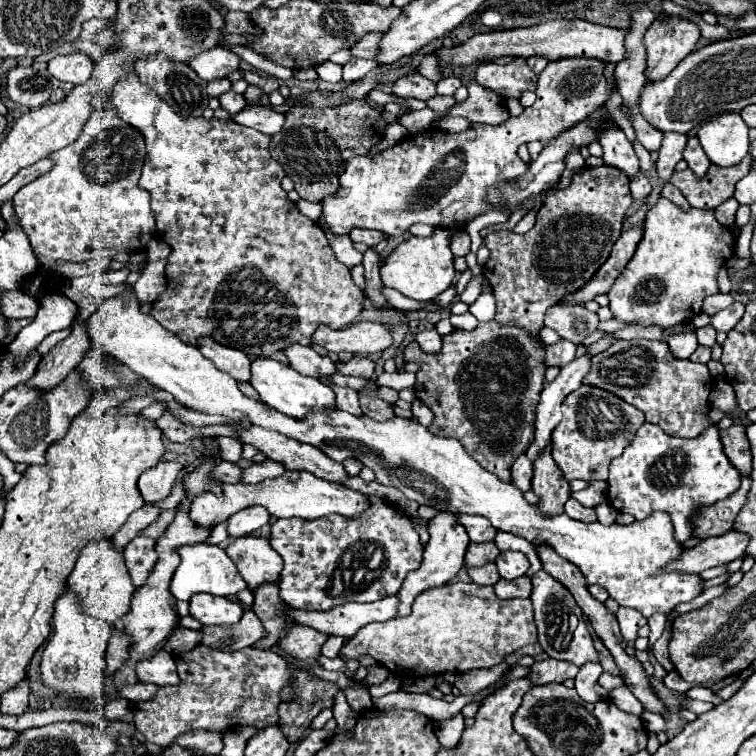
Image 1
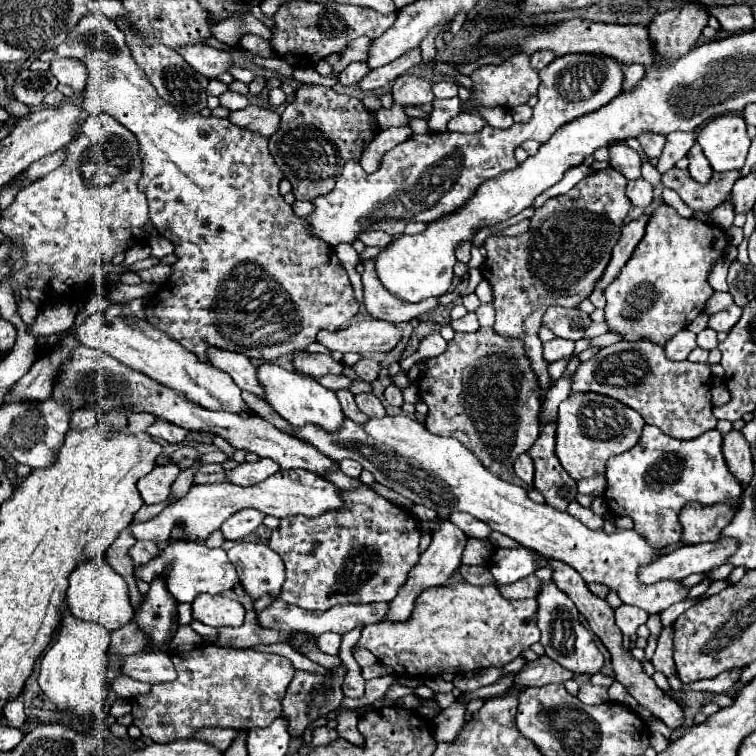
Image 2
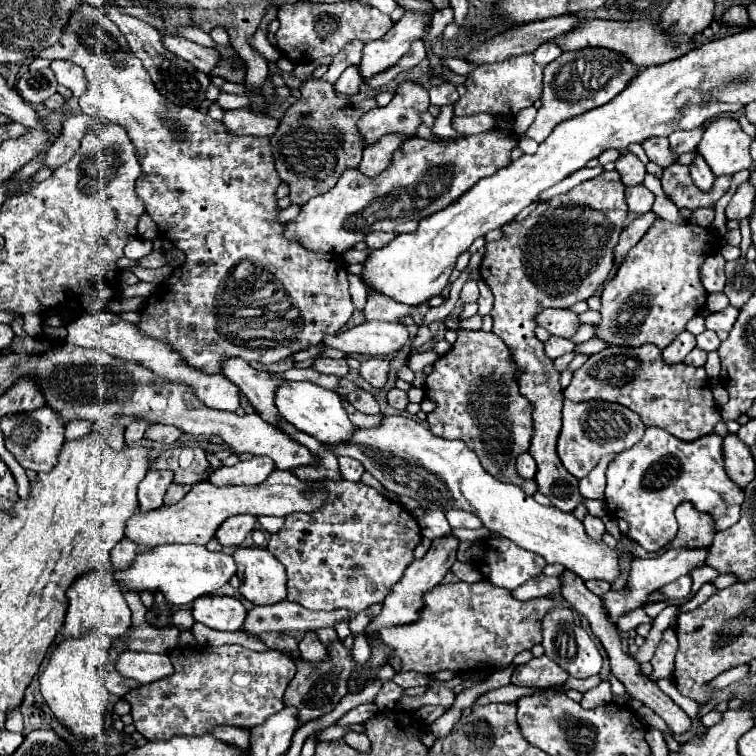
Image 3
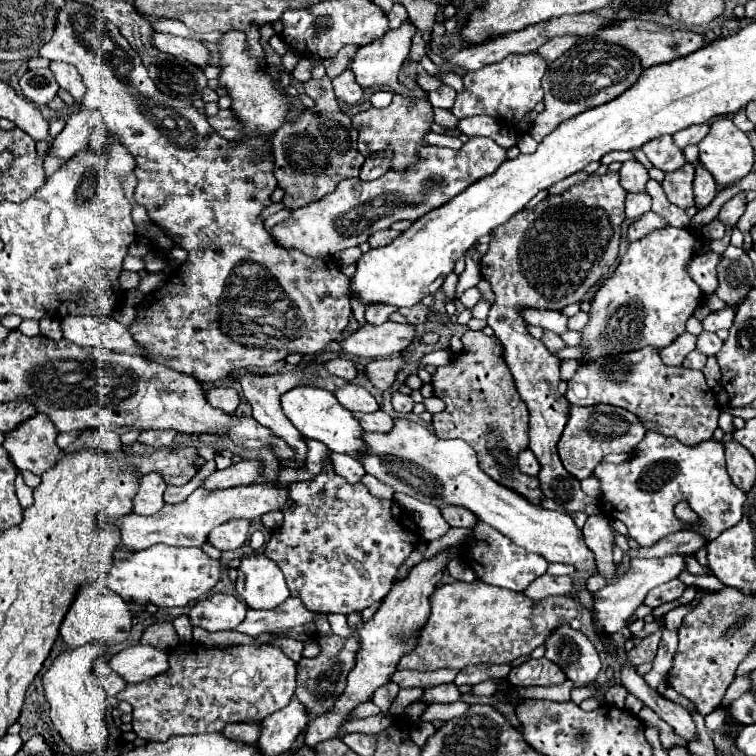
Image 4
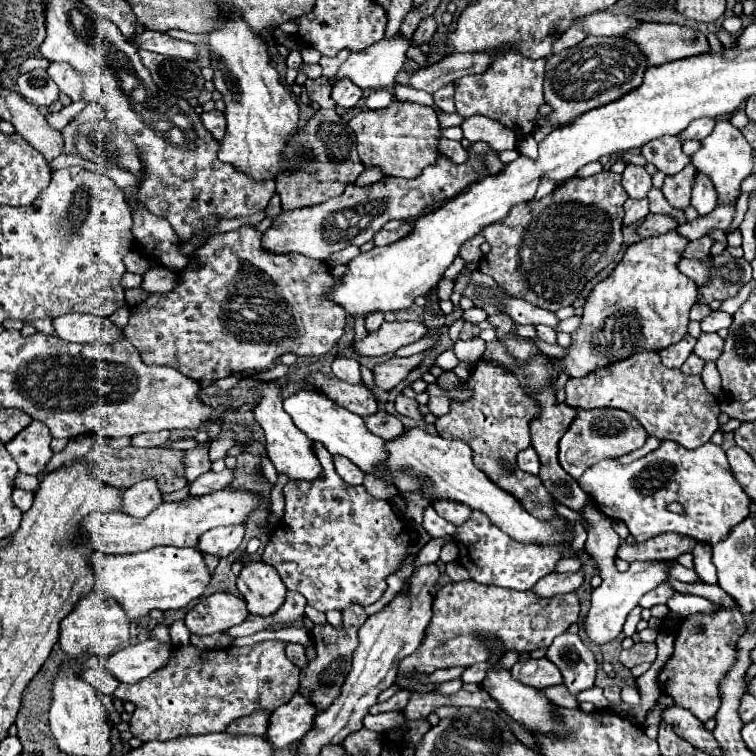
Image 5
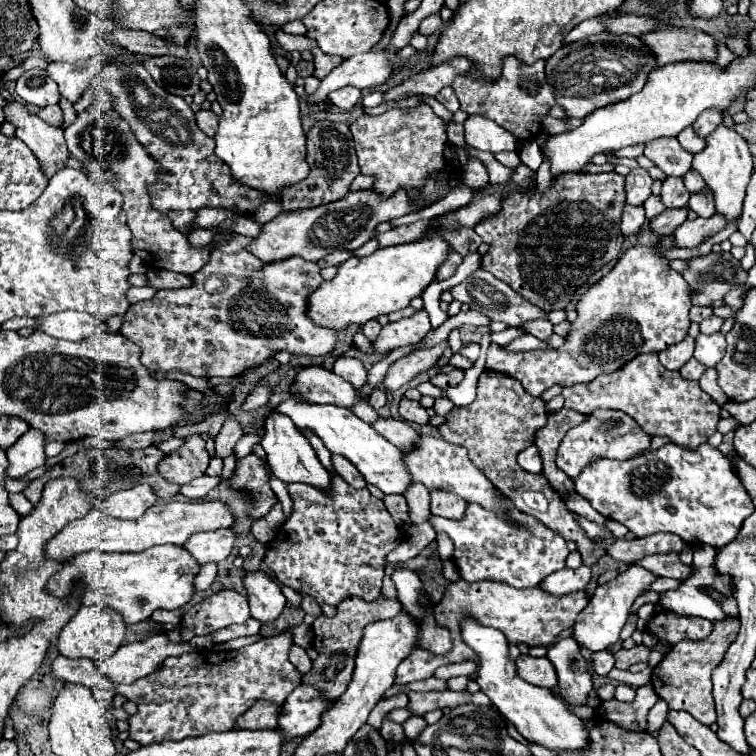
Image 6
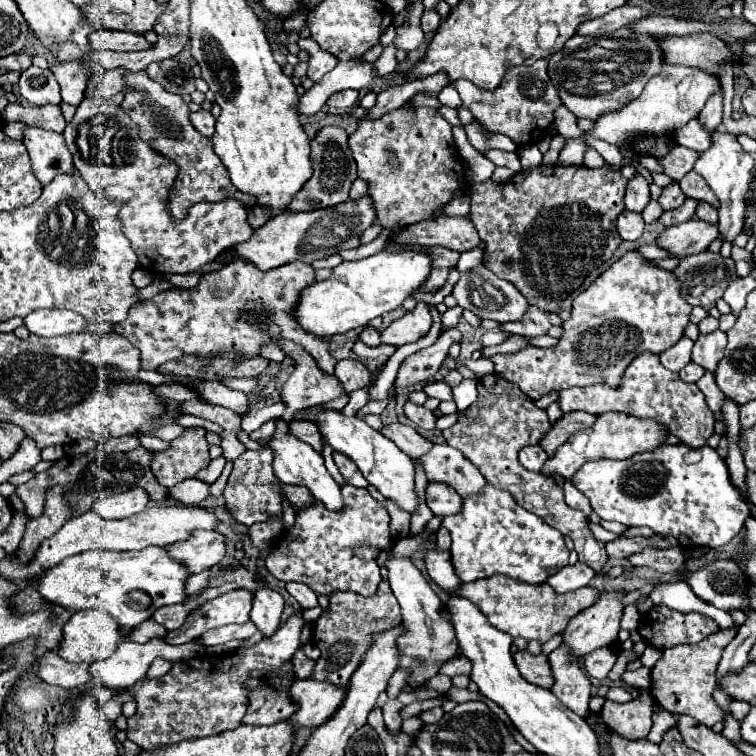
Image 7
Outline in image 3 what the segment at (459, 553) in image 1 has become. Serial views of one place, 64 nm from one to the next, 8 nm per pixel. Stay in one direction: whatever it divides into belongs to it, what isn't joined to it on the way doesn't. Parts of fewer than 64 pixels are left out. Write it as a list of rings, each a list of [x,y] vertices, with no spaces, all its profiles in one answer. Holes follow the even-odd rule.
[[[444,534],[444,536],[436,538],[432,542],[430,550],[426,552],[426,556],[420,558],[420,560],[414,560],[406,568],[402,580],[392,588],[392,594],[382,602],[380,616],[376,616],[366,626],[366,634],[370,634],[370,632],[374,634],[374,632],[378,632],[380,628],[386,628],[386,626],[398,626],[398,624],[410,624],[410,622],[414,622],[418,618],[416,612],[422,608],[422,594],[428,592],[428,590],[432,590],[434,586],[438,586],[444,580],[444,576],[450,572],[450,568],[454,566],[458,544],[460,544],[460,540],[456,536],[452,536],[452,534]]]

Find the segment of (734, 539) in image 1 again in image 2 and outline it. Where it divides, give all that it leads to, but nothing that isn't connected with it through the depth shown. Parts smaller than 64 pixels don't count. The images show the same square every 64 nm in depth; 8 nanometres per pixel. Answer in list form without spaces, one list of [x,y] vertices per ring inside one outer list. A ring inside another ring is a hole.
[[[716,540],[712,544],[692,544],[678,548],[656,562],[642,568],[640,578],[644,584],[658,582],[662,578],[686,578],[696,572],[710,572],[728,562],[728,556],[736,550],[732,540]]]

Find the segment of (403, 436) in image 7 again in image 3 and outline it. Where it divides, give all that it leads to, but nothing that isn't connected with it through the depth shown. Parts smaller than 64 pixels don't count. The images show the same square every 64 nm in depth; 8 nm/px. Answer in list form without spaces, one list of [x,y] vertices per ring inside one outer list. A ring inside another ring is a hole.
[[[342,396],[342,402],[344,402],[344,410],[348,412],[352,424],[356,428],[374,428],[380,424],[382,420],[382,414],[380,416],[368,416],[368,414],[362,414],[362,412],[356,412],[356,408],[352,408],[352,404],[348,404],[348,398]]]

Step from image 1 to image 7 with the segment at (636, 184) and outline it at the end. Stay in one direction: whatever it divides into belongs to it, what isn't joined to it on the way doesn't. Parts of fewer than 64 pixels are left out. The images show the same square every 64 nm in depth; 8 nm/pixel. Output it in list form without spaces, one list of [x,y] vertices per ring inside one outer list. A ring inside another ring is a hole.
[[[620,212],[618,216],[618,226],[616,226],[618,234],[622,236],[622,240],[638,240],[644,232],[644,220],[642,214],[638,212]]]

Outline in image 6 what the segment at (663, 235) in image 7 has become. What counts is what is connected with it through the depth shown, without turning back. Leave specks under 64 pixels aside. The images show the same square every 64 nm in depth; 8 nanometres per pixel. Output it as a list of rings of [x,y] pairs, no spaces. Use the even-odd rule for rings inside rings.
[[[718,212],[710,218],[696,218],[696,220],[686,220],[682,226],[678,226],[672,236],[678,248],[694,248],[706,238],[714,236],[718,230],[726,226],[724,216],[718,216]]]

